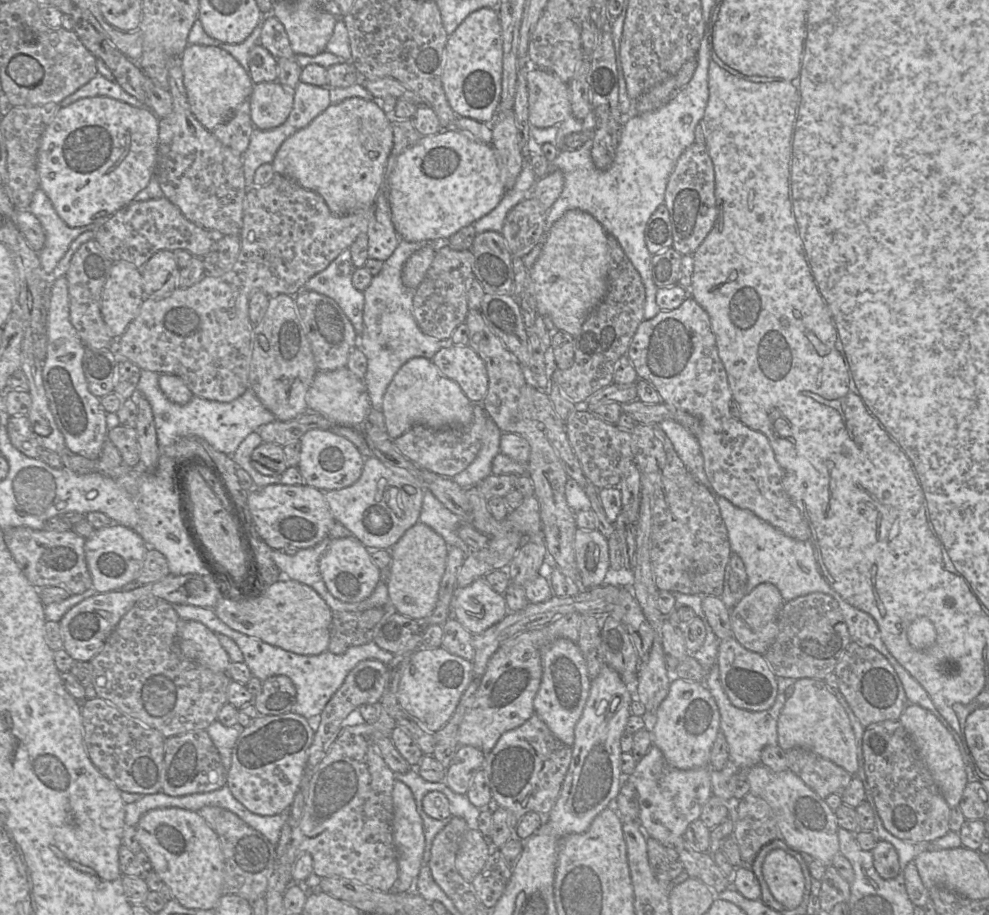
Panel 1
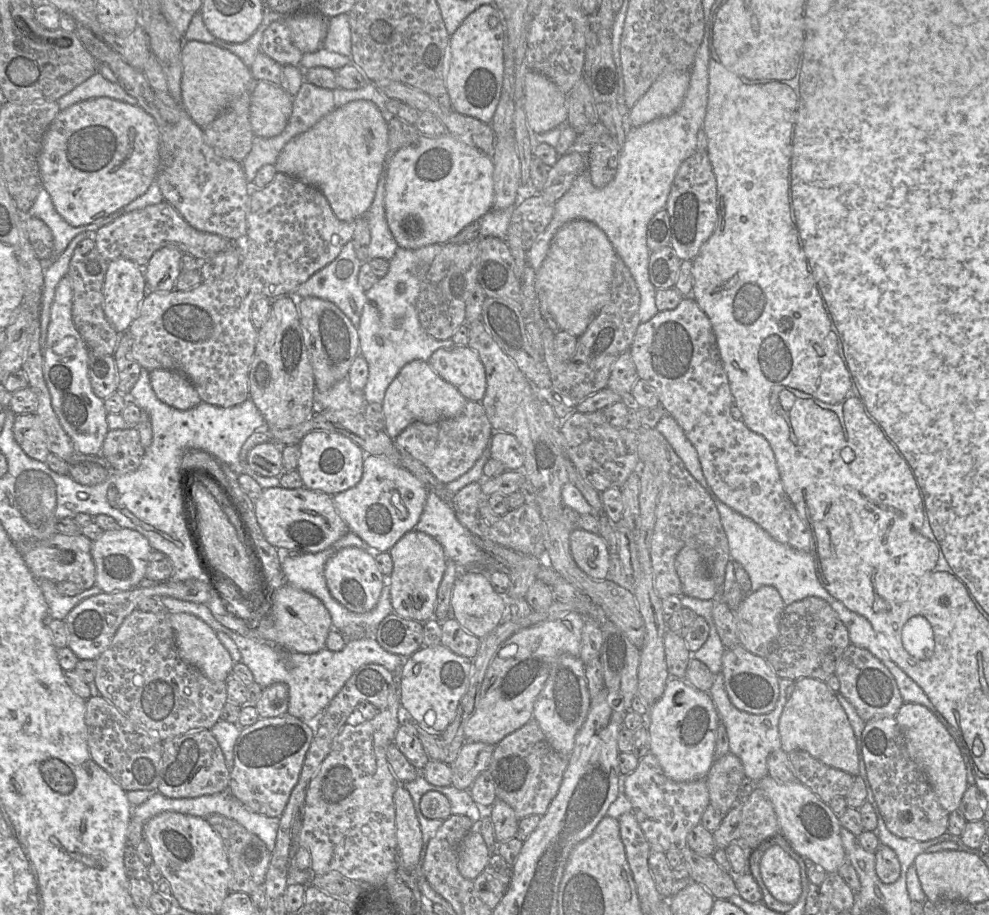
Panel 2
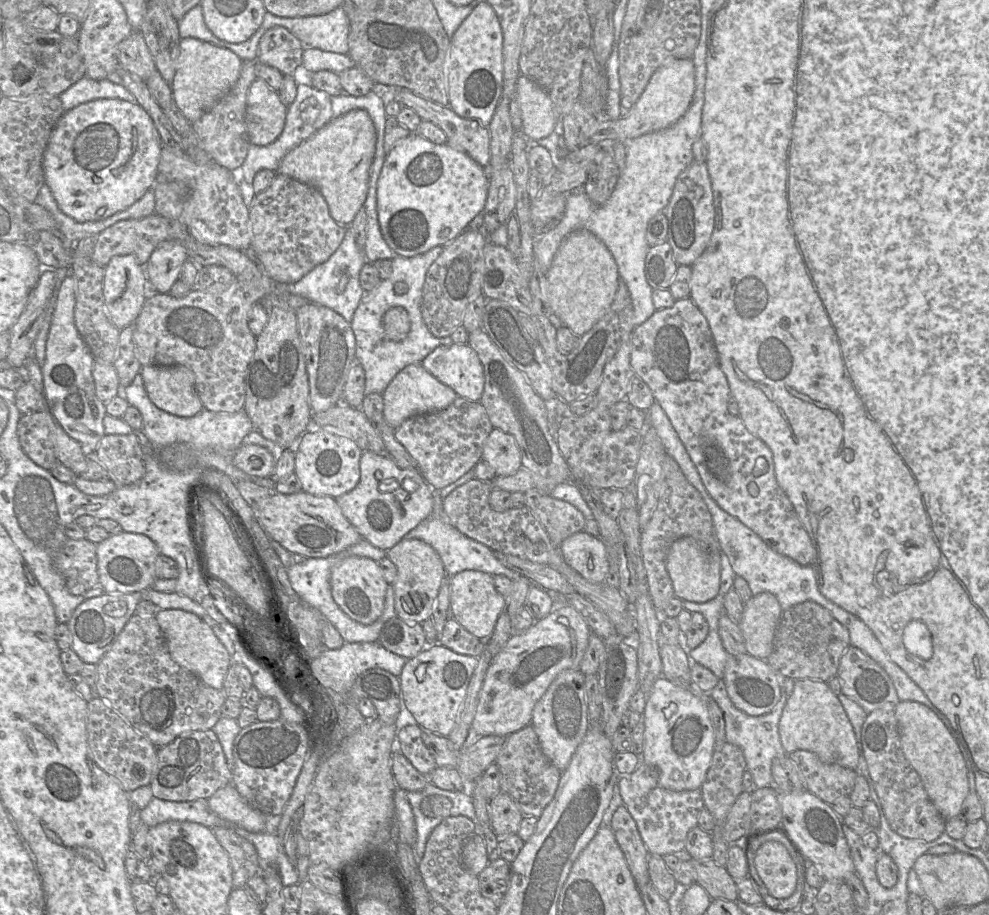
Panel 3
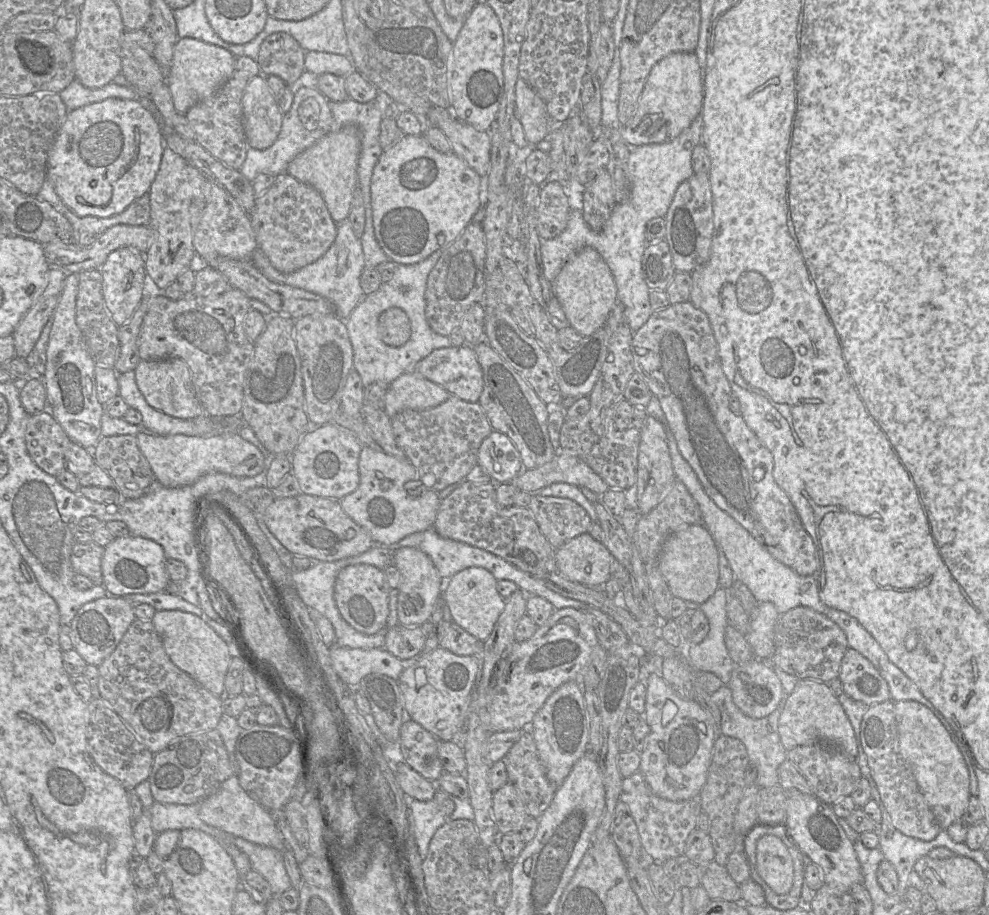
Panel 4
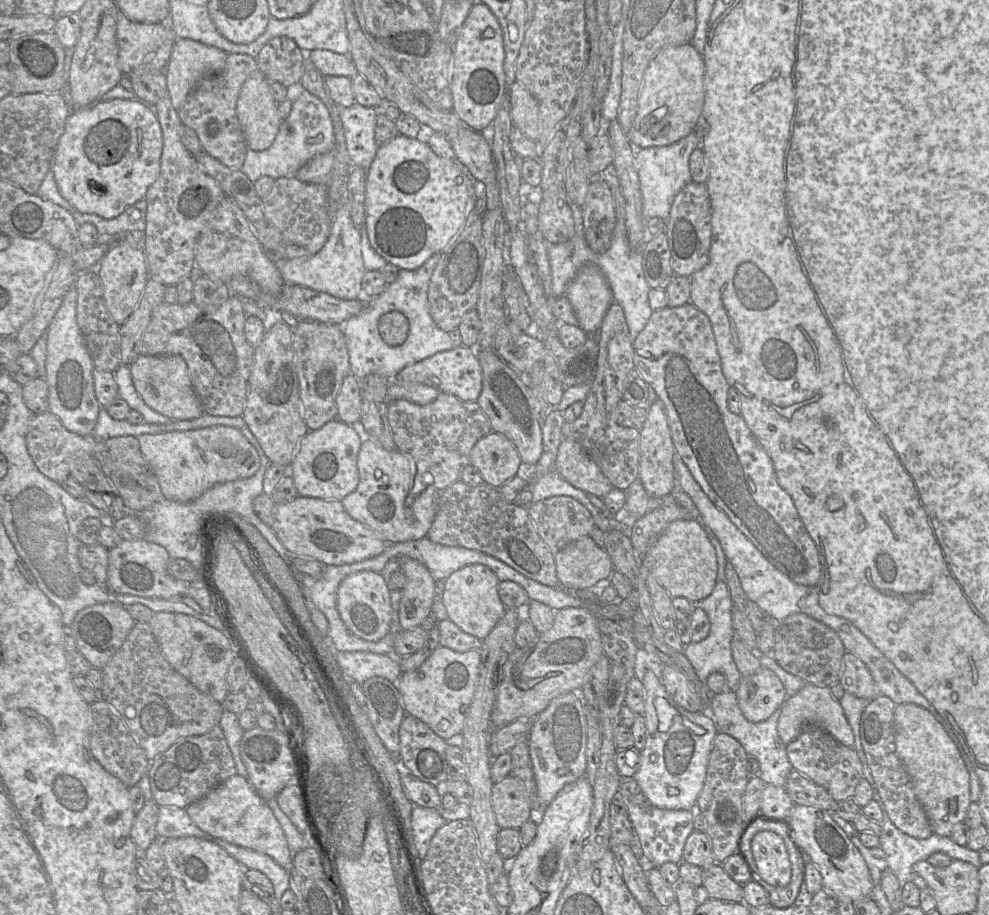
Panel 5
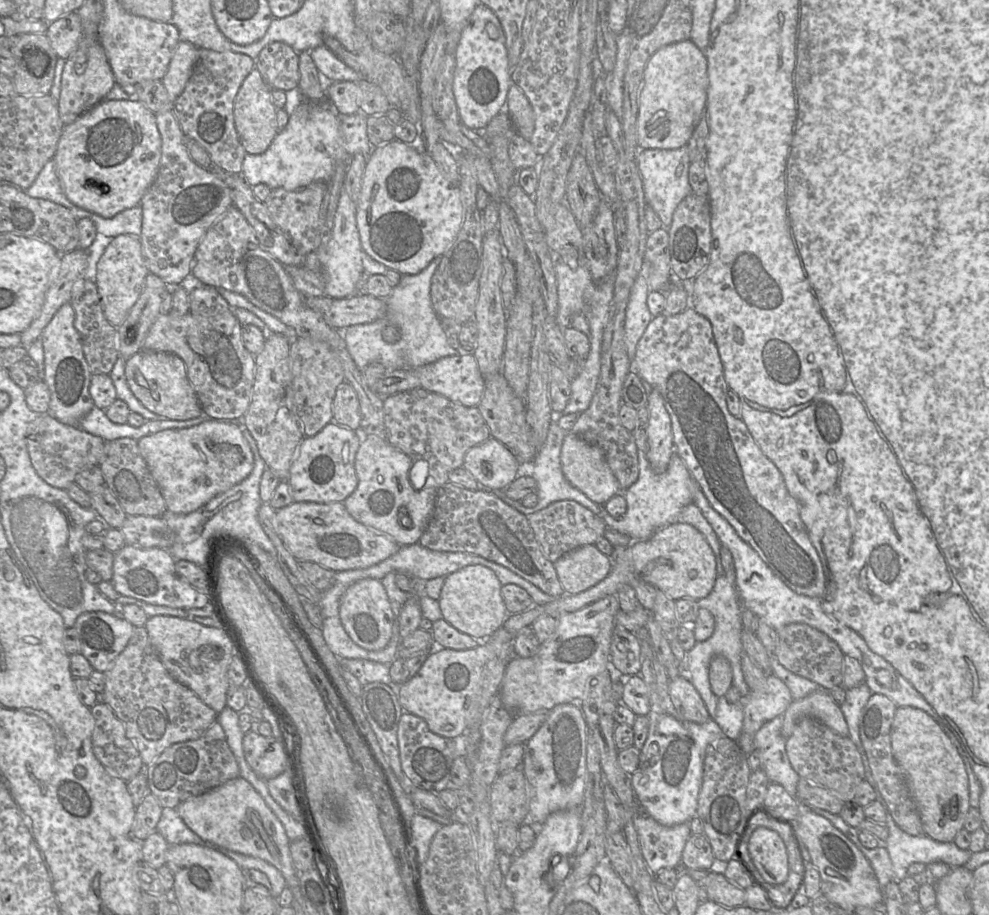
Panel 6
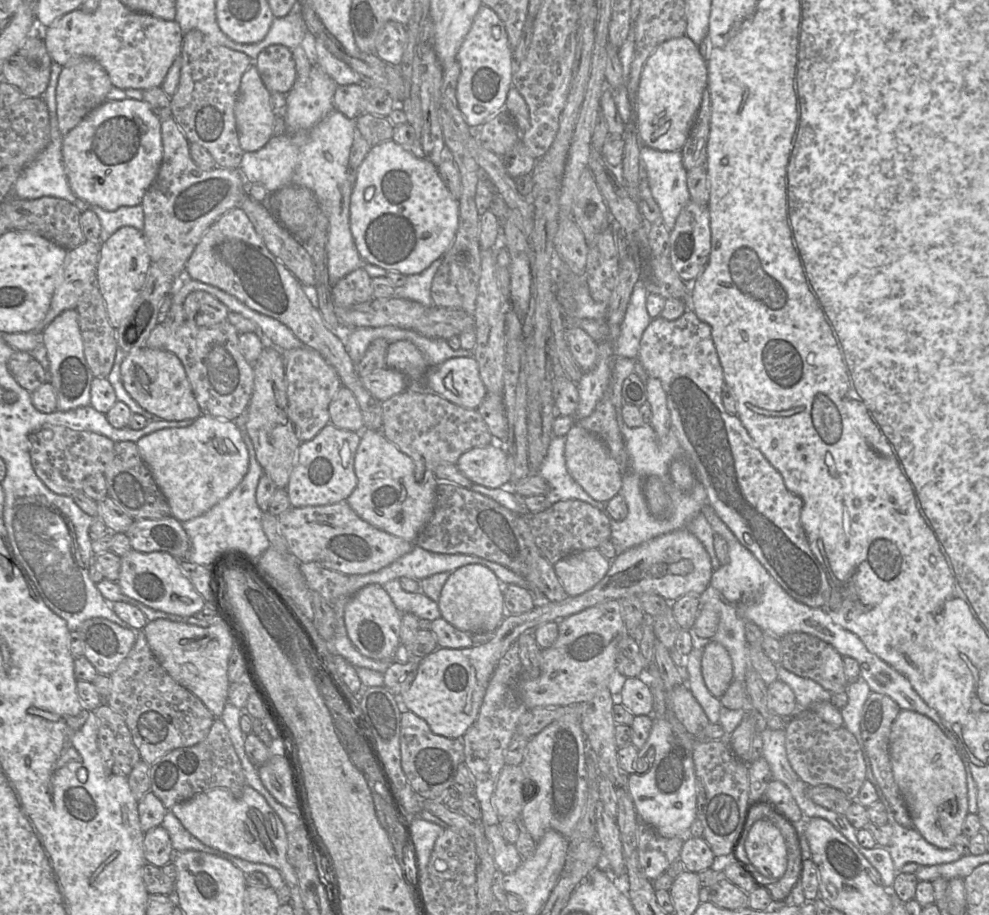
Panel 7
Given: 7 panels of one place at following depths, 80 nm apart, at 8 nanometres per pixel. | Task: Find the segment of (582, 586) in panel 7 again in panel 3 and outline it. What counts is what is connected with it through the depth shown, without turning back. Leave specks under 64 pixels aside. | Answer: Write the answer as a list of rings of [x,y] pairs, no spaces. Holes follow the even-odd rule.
[[[580,531],[565,539],[559,550],[564,561],[583,578],[593,583],[605,582],[610,566],[601,538]]]

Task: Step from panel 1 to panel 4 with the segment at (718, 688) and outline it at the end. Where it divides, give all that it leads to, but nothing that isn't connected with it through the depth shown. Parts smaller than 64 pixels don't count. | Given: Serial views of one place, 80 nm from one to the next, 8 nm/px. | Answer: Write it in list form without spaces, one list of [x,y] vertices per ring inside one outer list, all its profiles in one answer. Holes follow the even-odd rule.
[[[723,684],[716,692],[711,694],[712,701],[718,706],[721,713],[719,734],[737,738],[744,744],[749,763],[754,764],[757,769],[755,783],[760,788],[779,785],[778,767],[787,759],[787,750],[784,748],[778,732],[779,718],[784,709],[787,697],[784,695],[778,707],[768,716],[751,718],[736,706],[728,685]]]

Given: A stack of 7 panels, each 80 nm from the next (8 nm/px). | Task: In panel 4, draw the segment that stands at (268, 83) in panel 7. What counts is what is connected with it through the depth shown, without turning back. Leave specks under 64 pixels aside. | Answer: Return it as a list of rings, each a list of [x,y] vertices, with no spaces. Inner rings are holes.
[[[275,32],[261,44],[257,63],[264,76],[275,75],[292,85],[305,71],[305,50],[286,32]]]

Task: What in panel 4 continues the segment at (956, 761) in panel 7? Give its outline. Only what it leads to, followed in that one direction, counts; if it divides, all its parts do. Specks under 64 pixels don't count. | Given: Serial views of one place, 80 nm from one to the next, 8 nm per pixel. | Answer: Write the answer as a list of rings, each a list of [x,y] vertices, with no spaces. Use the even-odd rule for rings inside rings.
[[[904,700],[895,702],[894,713],[897,722],[900,753],[913,771],[919,789],[936,821],[942,830],[946,830],[954,821],[963,816],[971,797],[969,772],[959,751],[959,737],[938,710],[936,710],[937,715],[935,716],[928,707],[917,701]]]

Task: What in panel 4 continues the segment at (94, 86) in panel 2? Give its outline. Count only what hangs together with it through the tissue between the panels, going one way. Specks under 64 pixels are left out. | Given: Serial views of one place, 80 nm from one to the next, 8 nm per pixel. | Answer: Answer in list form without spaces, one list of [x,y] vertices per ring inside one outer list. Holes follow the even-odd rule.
[[[77,79],[73,80],[60,93],[60,97],[69,111],[102,102],[108,98],[138,99],[138,93],[131,86],[119,86],[114,82],[91,89],[82,85]]]

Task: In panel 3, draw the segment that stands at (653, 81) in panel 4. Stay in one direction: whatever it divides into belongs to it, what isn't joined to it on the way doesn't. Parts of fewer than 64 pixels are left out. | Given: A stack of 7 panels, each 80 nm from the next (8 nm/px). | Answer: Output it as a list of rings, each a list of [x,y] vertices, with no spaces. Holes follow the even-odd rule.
[[[692,58],[666,59],[650,78],[630,114],[617,120],[598,121],[592,126],[589,144],[604,140],[625,141],[664,130],[675,124],[688,110],[695,91],[695,67]]]

